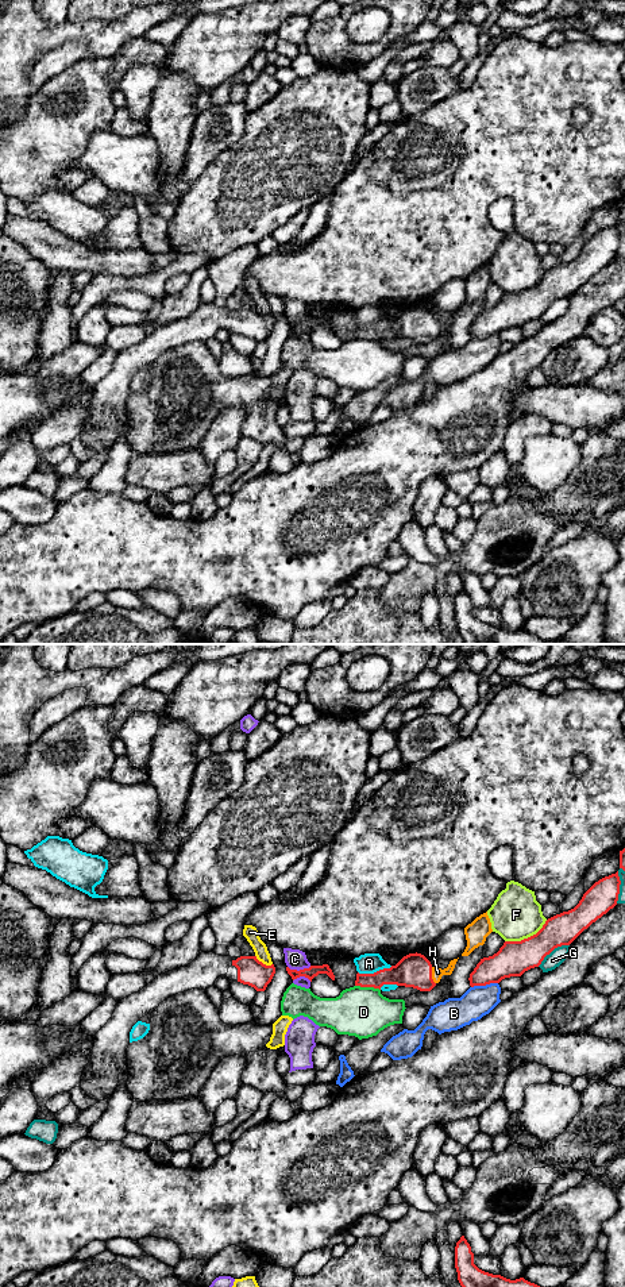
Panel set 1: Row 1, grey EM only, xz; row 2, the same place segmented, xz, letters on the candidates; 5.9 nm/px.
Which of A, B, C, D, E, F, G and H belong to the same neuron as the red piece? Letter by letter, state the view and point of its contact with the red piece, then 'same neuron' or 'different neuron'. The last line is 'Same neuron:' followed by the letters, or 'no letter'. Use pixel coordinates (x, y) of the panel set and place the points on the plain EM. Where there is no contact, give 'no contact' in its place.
A: meets red in xz at (374, 324); different neuron
B: meets red in xz at (483, 336); different neuron
C: meets red in xz at (300, 322); different neuron
D: meets red in xz at (367, 338); different neuron
E: meets red in xz at (262, 315); different neuron
F: meets red in xz at (528, 289); different neuron
G: meets red in xz at (552, 301); different neuron
H: meets red in xz at (431, 327); same neuron
Same neuron: H

